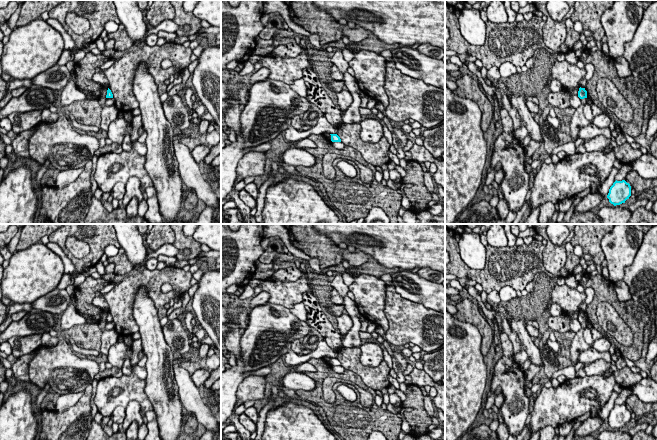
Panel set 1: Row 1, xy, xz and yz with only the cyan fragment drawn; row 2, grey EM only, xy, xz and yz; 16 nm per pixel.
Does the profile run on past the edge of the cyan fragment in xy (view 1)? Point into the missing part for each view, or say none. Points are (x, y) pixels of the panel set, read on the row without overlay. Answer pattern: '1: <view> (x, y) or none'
1: none

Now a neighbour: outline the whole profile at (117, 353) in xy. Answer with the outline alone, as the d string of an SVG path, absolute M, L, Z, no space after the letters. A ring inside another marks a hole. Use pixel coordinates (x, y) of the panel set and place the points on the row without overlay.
M118 337L117 342L109 348L107 362L117 368L122 368L124 360L131 358L132 349L124 342L124 337Z

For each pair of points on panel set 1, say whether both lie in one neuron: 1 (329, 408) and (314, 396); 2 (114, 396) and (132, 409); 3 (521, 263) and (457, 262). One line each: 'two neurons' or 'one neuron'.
1: one neuron
2: two neurons
3: one neuron

